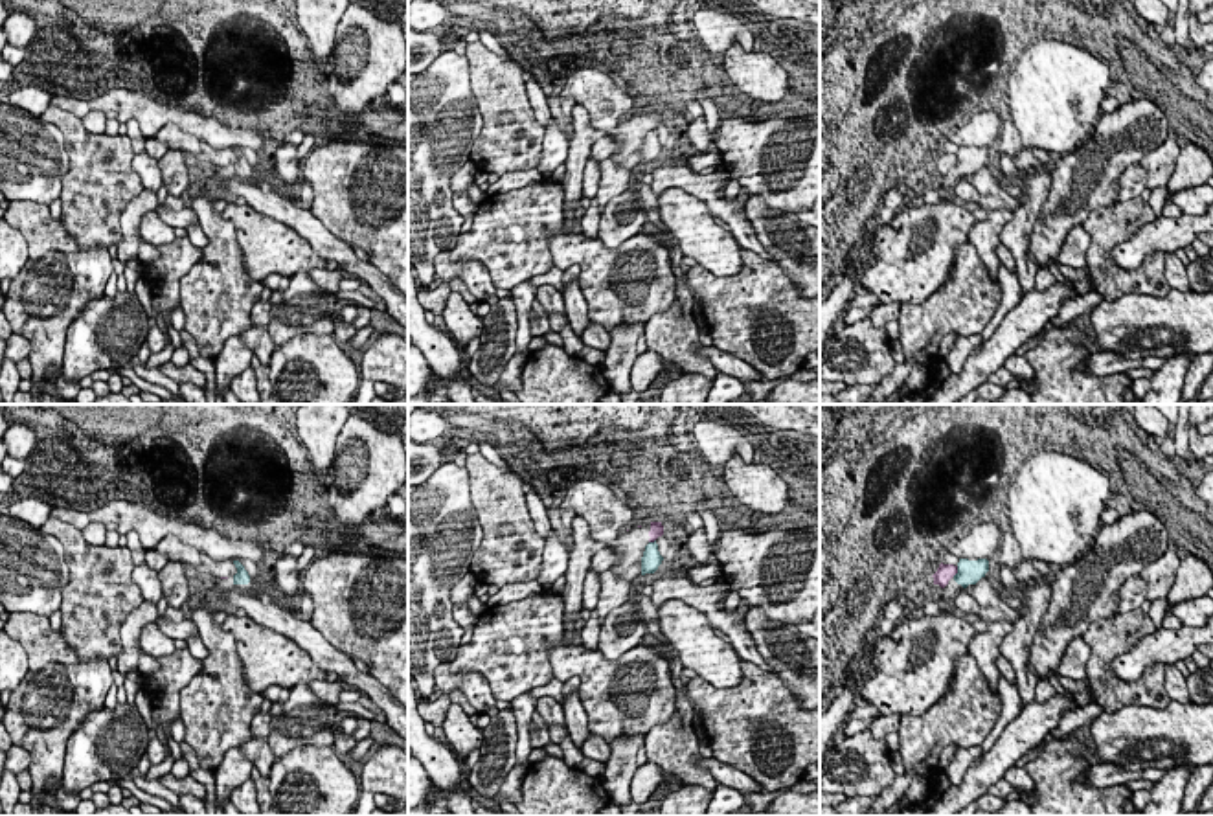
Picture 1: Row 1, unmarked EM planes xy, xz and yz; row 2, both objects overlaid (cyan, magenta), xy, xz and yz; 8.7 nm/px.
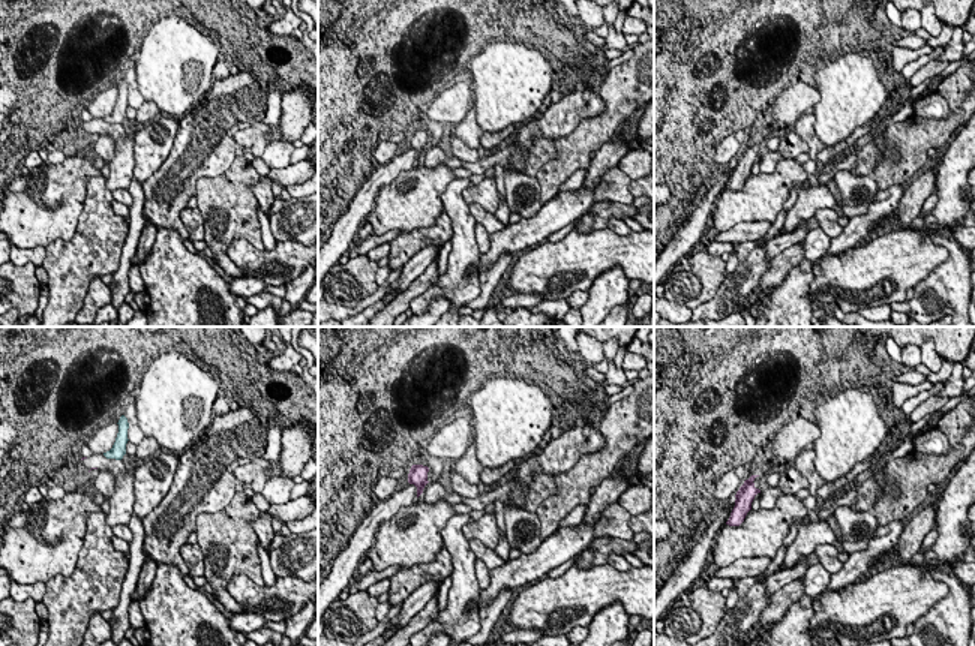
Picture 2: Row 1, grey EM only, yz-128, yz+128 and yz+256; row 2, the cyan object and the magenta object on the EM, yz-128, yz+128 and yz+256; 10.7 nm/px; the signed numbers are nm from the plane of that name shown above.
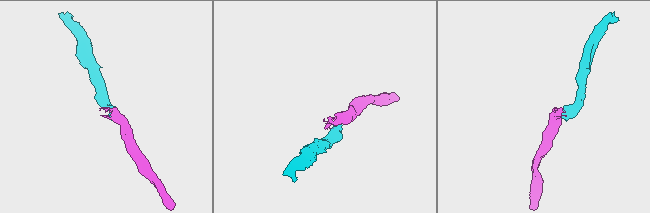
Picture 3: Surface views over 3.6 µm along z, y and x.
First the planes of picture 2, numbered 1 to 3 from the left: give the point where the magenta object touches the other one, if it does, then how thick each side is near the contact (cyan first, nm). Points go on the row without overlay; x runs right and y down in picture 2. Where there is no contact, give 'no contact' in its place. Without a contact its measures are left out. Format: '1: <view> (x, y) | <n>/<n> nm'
1: no contact
2: no contact
3: no contact

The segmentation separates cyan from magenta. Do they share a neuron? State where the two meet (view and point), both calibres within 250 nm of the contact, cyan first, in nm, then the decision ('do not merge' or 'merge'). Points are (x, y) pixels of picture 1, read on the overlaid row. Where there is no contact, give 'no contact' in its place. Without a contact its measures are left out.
meets cyan in yz at (958, 572); 220 nm thick on the cyan side, 160 nm on the other; do not merge

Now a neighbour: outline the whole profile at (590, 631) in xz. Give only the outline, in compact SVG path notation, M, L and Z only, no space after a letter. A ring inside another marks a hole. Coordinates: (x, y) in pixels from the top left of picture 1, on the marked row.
M592 610L588 621L584 623L584 627L581 630L581 641L586 649L590 649L590 651L597 649L599 630L601 630L601 623L599 623L597 612Z

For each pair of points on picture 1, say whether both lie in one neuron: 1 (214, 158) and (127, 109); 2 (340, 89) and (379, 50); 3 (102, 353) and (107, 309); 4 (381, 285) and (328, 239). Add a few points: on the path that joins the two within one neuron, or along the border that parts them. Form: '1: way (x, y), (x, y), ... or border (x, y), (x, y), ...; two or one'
1: border (201, 140), (212, 147), (230, 149); two
2: way (351, 85), (372, 61); one
3: way (102, 342), (107, 335), (107, 320); one
4: way (368, 274), (340, 252); one

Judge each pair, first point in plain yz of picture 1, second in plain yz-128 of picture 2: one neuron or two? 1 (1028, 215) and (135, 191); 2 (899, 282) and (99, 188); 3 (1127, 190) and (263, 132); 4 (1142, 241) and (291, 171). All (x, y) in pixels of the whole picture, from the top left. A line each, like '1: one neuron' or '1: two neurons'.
1: two neurons
2: two neurons
3: one neuron
4: one neuron

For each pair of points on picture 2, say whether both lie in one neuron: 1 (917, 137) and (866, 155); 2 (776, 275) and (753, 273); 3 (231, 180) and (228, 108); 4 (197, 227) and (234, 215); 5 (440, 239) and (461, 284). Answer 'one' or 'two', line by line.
1: two
2: two
3: two
4: two
5: two

